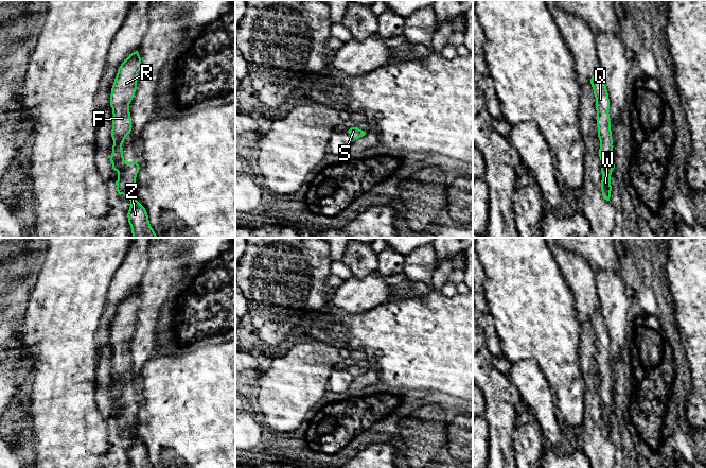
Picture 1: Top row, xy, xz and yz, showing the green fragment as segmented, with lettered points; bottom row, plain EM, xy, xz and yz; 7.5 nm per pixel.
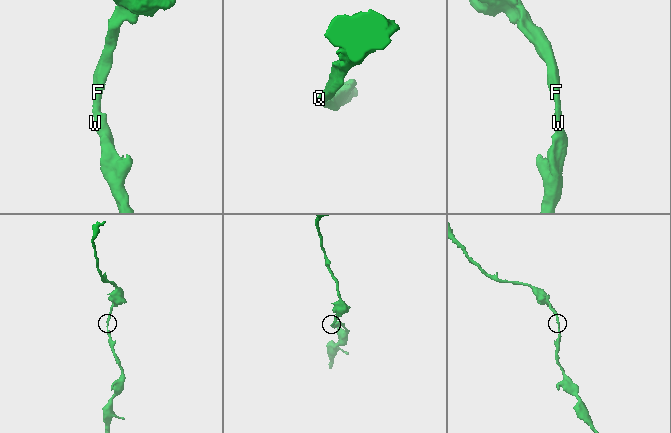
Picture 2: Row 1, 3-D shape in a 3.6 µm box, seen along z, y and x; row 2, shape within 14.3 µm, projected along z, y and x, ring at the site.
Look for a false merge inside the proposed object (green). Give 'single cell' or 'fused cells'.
single cell

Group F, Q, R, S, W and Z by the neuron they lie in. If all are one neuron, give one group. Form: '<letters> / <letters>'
F Q R S W Z

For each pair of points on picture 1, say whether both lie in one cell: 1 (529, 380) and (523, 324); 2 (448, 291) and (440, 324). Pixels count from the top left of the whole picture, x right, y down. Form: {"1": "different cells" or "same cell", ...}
{"1": "different cells", "2": "different cells"}

